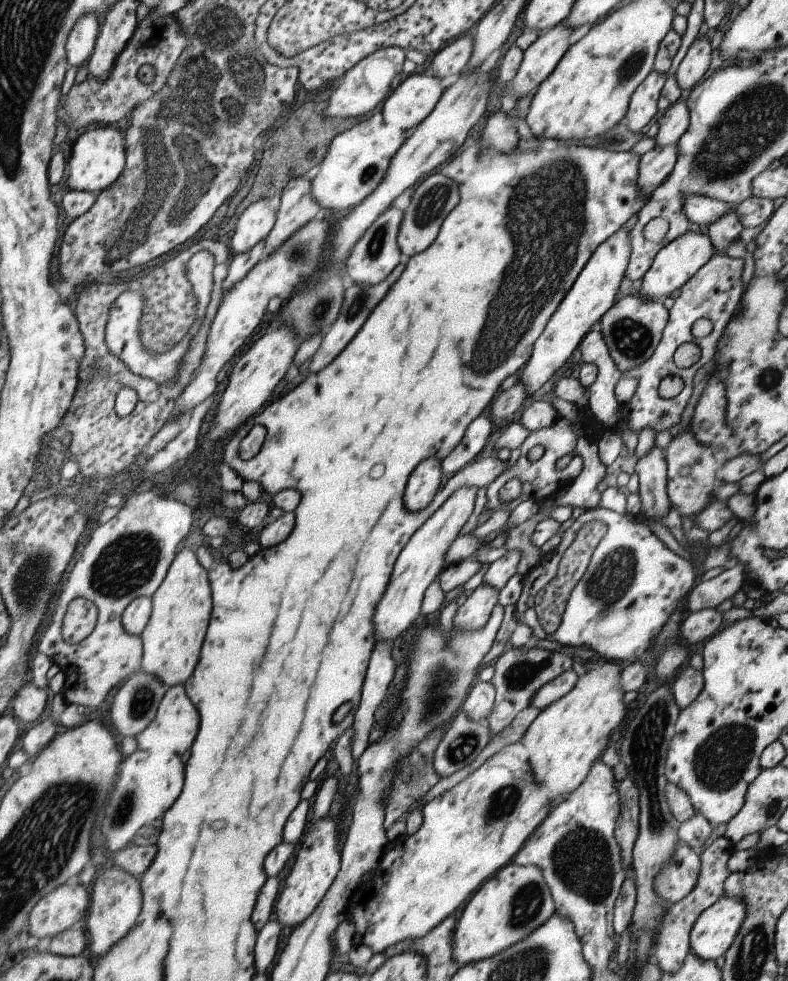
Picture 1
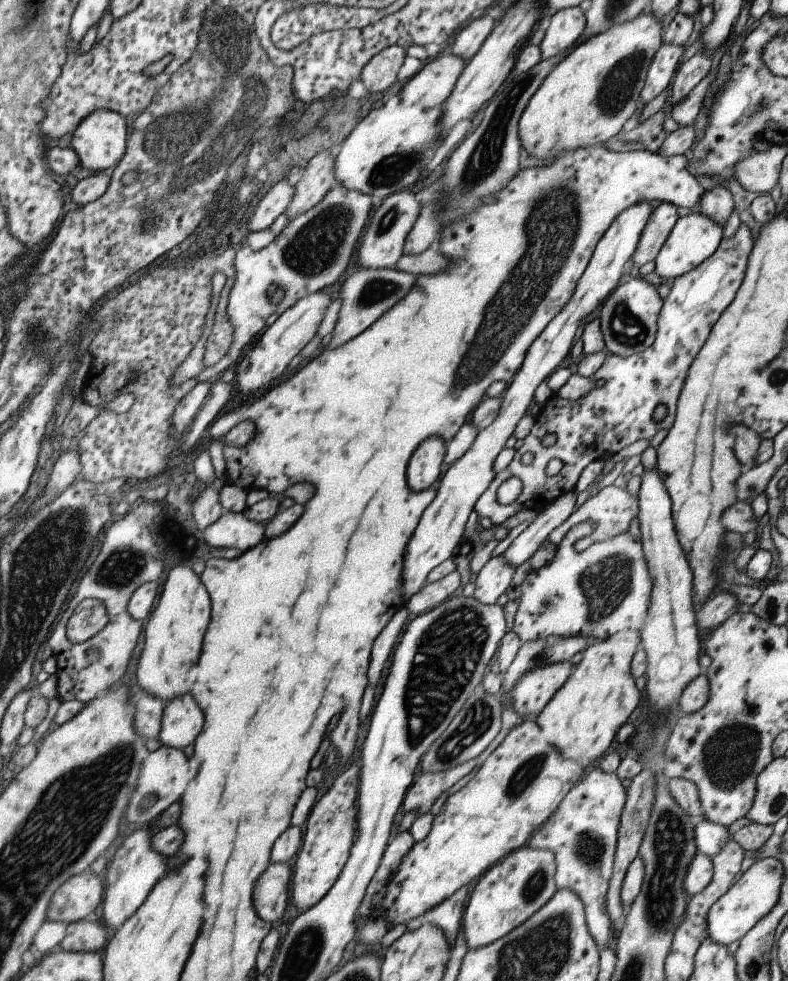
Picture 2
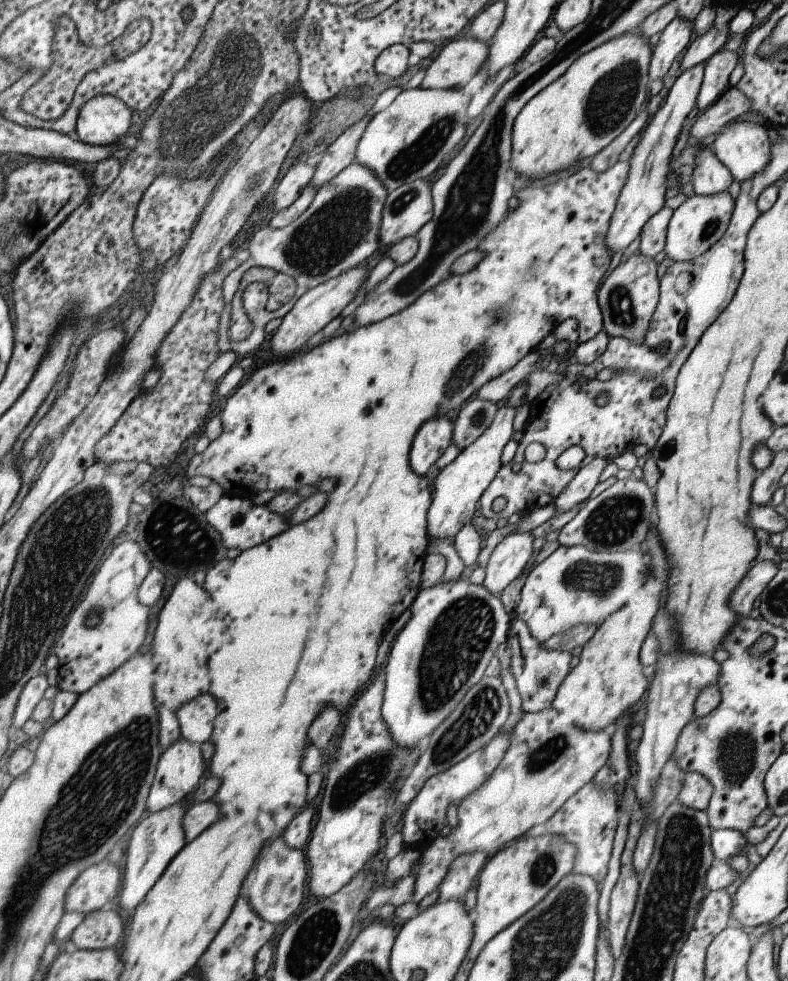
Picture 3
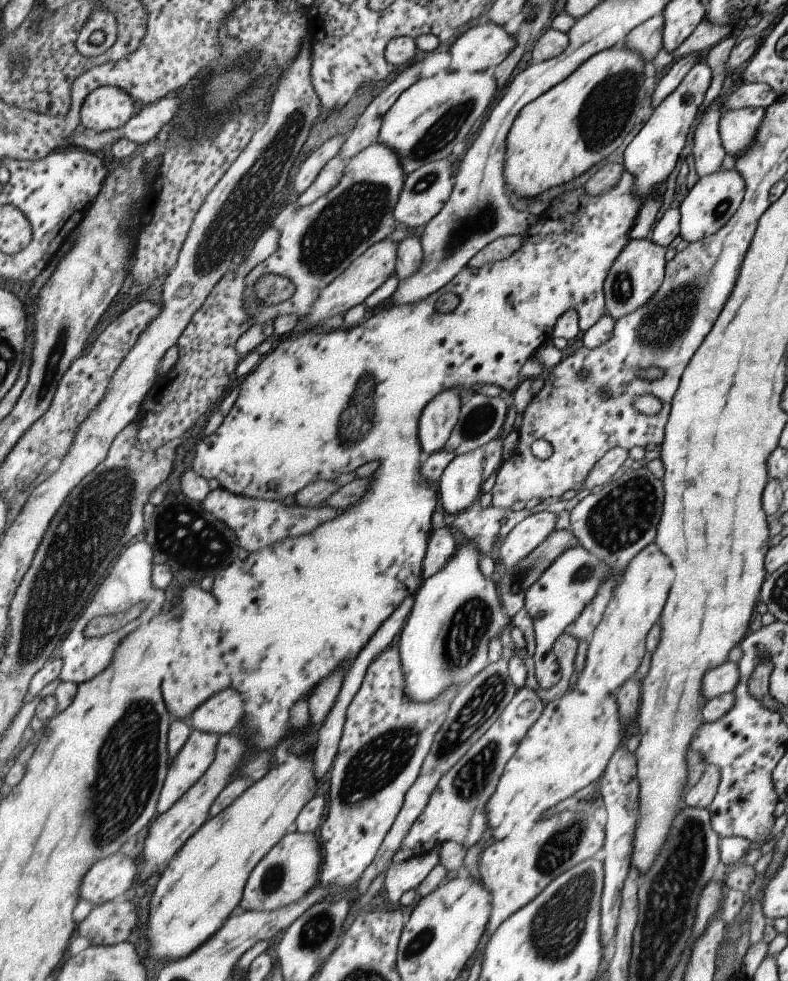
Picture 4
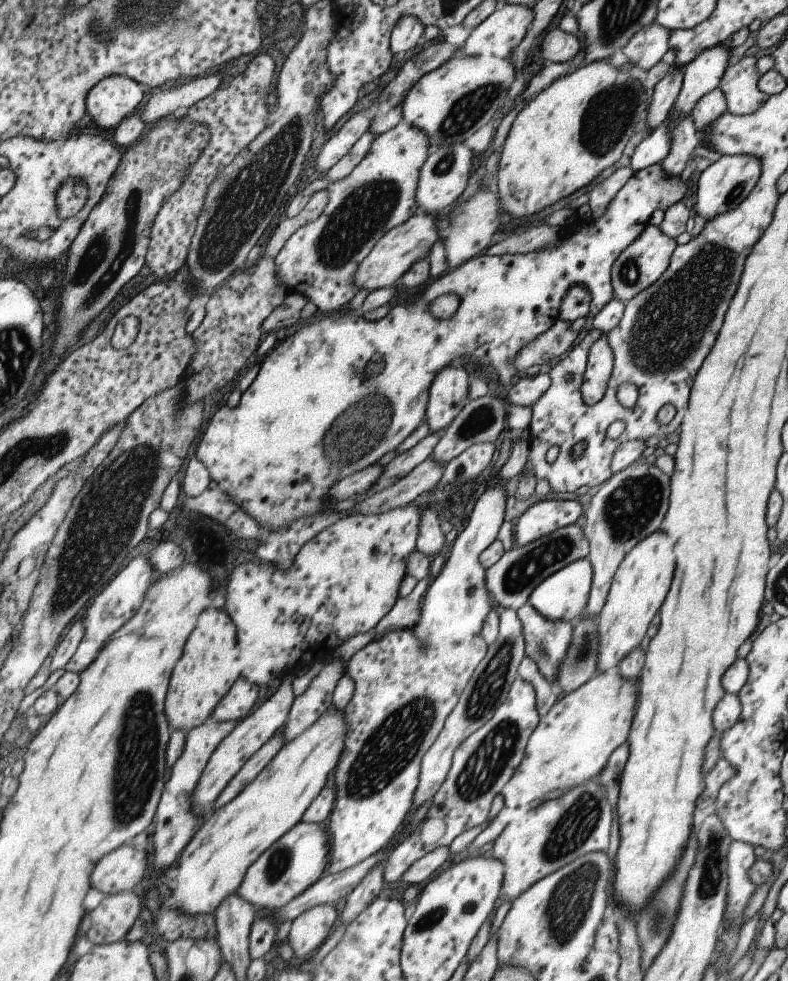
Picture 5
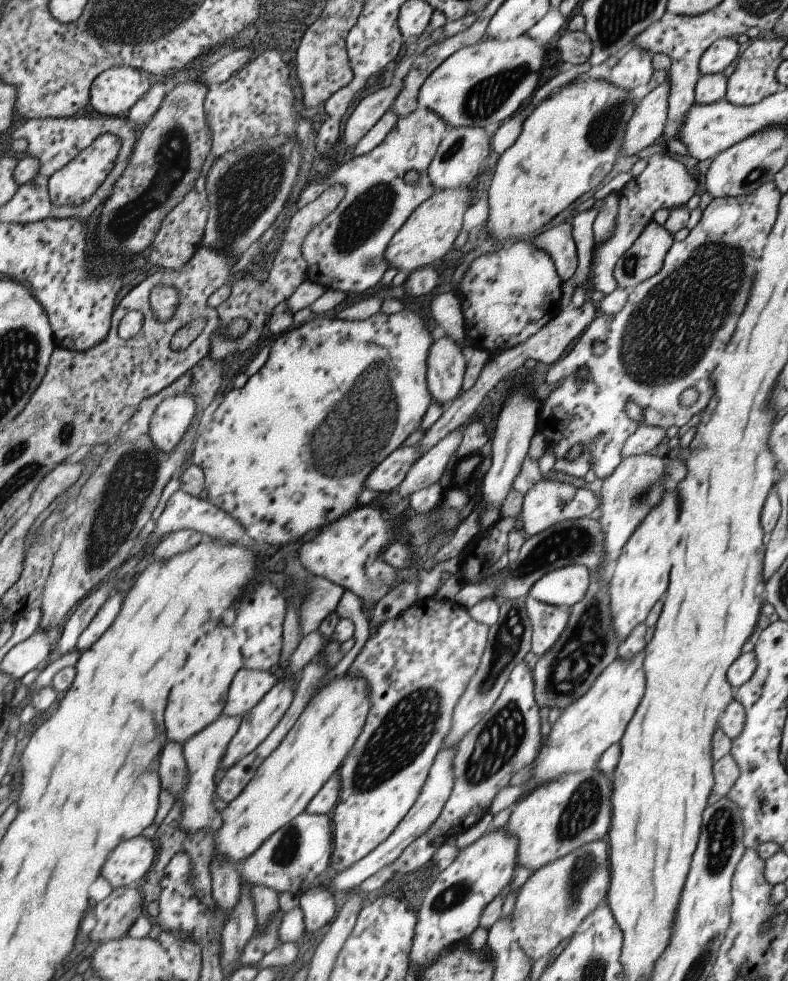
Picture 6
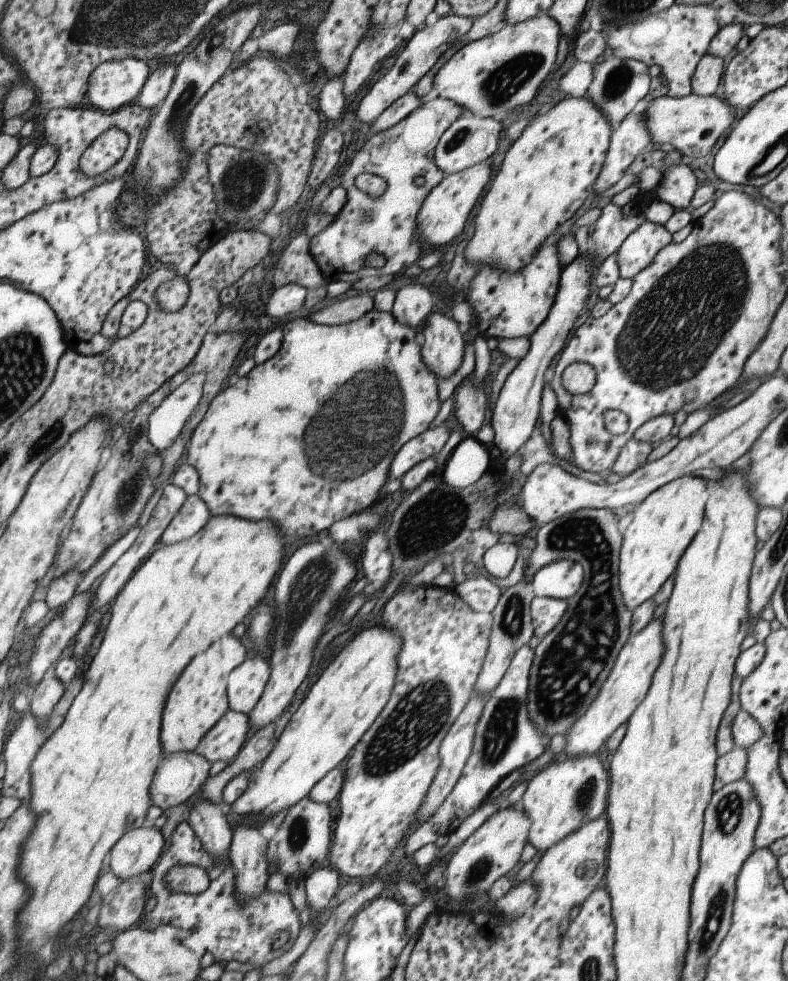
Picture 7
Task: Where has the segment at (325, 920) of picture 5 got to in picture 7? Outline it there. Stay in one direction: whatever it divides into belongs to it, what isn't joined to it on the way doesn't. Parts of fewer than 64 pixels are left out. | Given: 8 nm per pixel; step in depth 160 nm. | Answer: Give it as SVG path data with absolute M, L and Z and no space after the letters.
M319 866L304 881L306 905L315 915L313 912L321 910L329 902L329 898L337 892L339 874L333 868Z

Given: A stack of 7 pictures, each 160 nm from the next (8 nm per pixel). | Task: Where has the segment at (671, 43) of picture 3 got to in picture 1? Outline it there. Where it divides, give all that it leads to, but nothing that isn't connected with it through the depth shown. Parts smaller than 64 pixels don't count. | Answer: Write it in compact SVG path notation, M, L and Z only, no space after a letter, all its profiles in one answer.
M652 70L631 94L623 120L629 130L641 131L657 112L657 101L664 87L666 74Z

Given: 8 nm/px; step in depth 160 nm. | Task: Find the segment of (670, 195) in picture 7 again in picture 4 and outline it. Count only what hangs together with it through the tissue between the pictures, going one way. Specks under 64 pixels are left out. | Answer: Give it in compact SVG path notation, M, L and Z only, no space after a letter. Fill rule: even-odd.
M623 171L620 181L605 194L592 197L586 194L583 188L572 190L570 192L560 194L557 198L561 198L561 204L541 214L535 224L531 224L528 230L523 234L524 239L519 250L516 250L511 256L503 260L481 265L476 269L473 268L470 272L463 272L455 275L445 286L431 293L427 298L418 300L411 304L398 304L389 306L389 308L381 308L381 310L373 311L368 314L367 318L346 329L335 329L330 332L320 329L313 329L303 332L295 338L282 340L270 353L267 353L260 364L255 367L255 370L249 374L244 380L240 381L239 396L228 412L223 424L213 433L202 438L196 446L196 454L192 462L192 468L198 473L201 473L207 480L218 480L221 486L230 490L233 494L249 497L252 499L262 498L277 498L277 490L281 490L281 486L285 488L287 482L291 482L291 496L301 490L304 486L314 483L319 480L331 480L339 474L357 470L361 464L371 462L371 460L379 460L381 466L377 470L377 484L373 488L369 488L369 492L355 504L351 506L347 512L343 512L341 516L337 516L335 520L327 522L327 524L319 525L314 528L308 535L301 535L297 538L285 539L273 547L257 551L249 556L249 560L237 560L233 566L229 566L227 570L223 570L221 574L217 574L215 580L215 590L213 594L219 600L219 608L221 612L225 612L225 628L227 634L223 636L223 650L229 662L229 670L233 676L233 688L237 688L239 692L245 692L245 700L247 700L247 722L251 724L251 728L255 730L253 736L253 744L269 755L276 758L277 764L287 763L291 755L295 755L297 750L285 749L284 744L290 738L289 712L293 702L297 702L303 694L309 694L311 688L319 682L326 674L335 670L339 664L353 662L357 652L359 652L365 643L373 636L373 633L381 626L383 622L397 608L397 605L409 595L414 595L419 589L422 582L421 565L426 549L428 533L432 530L429 524L431 514L437 511L437 496L435 491L425 484L418 471L419 466L419 450L418 443L418 420L423 407L435 396L438 392L445 389L455 387L469 388L474 384L498 386L501 390L513 390L519 383L519 371L523 363L532 356L532 352L545 343L551 337L551 331L557 318L565 312L565 310L573 309L578 314L578 327L584 332L597 322L597 319L606 312L604 305L604 294L602 291L607 271L615 257L621 252L621 249L631 239L629 236L632 224L637 216L638 208L642 205L637 197L632 195L632 187L634 186L634 176L627 171ZM452 292L457 296L458 303L453 310L446 313L440 313L435 310L435 300L445 294Z

